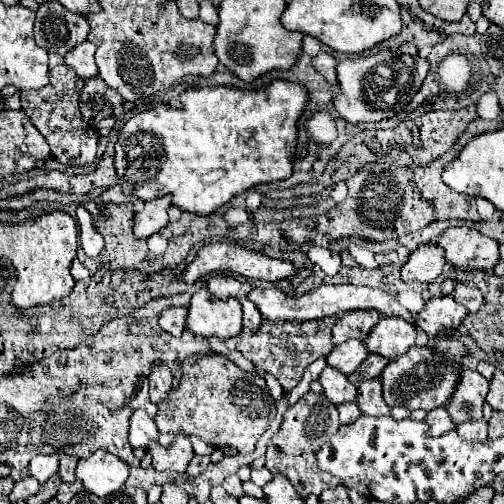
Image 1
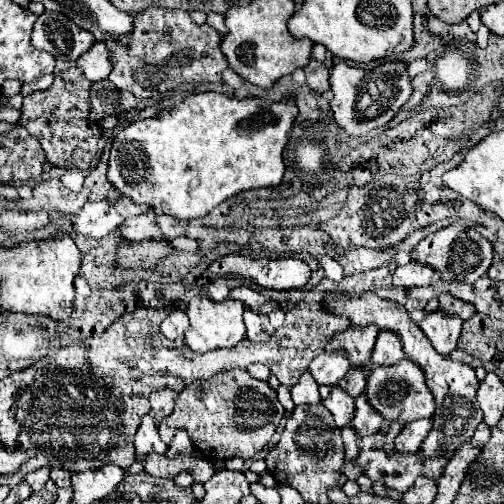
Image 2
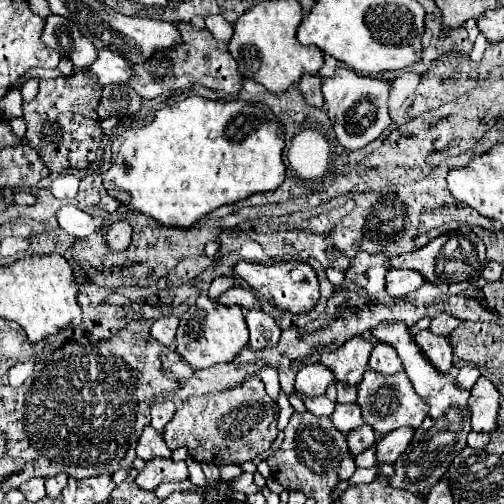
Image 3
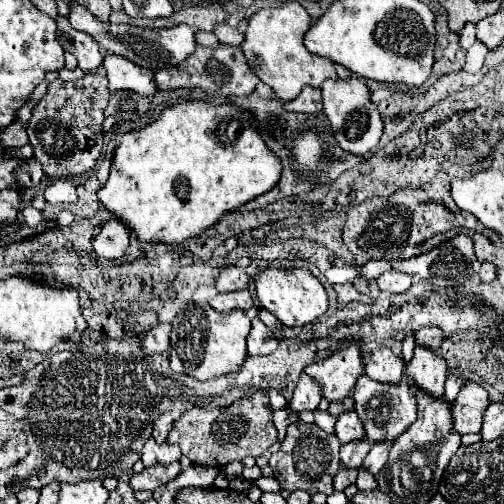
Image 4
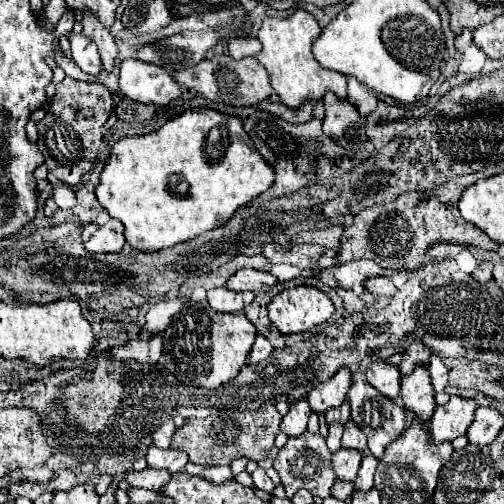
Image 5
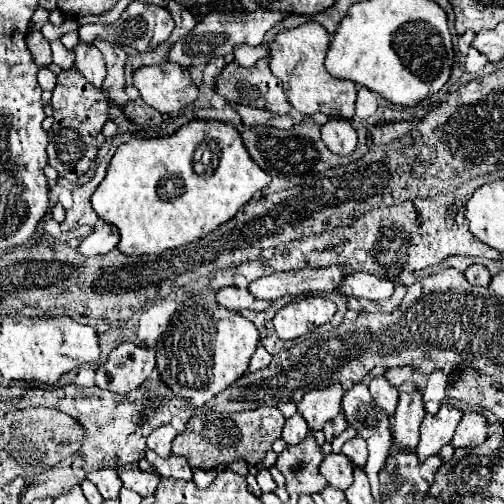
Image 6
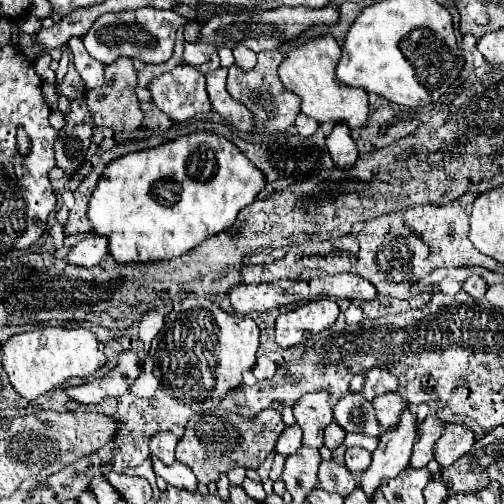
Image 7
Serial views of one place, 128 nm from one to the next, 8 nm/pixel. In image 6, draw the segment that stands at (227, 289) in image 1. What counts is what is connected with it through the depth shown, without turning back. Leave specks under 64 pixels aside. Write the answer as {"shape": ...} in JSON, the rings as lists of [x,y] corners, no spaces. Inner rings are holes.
{"shape":[[[346,266],[330,268],[302,268],[292,272],[274,272],[248,284],[248,290],[258,300],[276,300],[282,296],[298,296],[310,290],[334,292],[336,284],[344,280]]]}

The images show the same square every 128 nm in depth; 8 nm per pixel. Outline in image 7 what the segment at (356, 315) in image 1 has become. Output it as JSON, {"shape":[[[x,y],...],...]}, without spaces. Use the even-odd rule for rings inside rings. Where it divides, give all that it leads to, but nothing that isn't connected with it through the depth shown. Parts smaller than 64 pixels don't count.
{"shape":[[[320,390],[320,392],[304,394],[292,406],[294,416],[296,416],[296,422],[304,430],[304,438],[302,438],[302,444],[304,446],[320,448],[324,444],[322,442],[324,428],[334,420],[332,406],[330,406],[328,398],[330,398],[330,394],[326,390]]]}

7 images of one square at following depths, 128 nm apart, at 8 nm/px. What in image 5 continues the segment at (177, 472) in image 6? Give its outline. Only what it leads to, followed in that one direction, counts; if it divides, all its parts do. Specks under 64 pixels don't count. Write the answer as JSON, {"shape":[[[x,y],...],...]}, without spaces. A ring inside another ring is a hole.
{"shape":[[[154,444],[148,446],[148,452],[146,452],[146,462],[150,468],[164,468],[168,472],[182,472],[186,462],[188,462],[188,454],[186,452],[180,452],[180,450],[174,450],[174,448],[168,448],[168,450],[160,450],[156,448]]]}

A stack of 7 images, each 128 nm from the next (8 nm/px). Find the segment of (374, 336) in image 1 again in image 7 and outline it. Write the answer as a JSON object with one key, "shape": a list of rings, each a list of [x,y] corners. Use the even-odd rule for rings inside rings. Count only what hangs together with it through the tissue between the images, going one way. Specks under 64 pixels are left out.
{"shape":[[[384,392],[372,400],[372,406],[376,410],[380,426],[390,428],[390,426],[398,424],[398,418],[400,418],[406,402],[400,398],[398,392]]]}

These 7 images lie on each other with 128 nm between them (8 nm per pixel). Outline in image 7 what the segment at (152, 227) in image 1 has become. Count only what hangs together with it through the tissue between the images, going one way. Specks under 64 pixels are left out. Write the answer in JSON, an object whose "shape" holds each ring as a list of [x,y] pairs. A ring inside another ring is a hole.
{"shape":[[[90,236],[80,240],[70,254],[66,256],[66,260],[70,264],[78,264],[78,266],[96,266],[104,256],[108,254],[108,244],[104,240],[104,236]]]}

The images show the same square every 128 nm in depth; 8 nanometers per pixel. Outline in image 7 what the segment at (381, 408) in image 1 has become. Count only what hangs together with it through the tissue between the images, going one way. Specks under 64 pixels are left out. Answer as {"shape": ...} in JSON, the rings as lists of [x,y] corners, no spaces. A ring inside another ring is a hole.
{"shape":[[[324,460],[318,470],[318,486],[326,492],[348,496],[356,488],[356,480],[348,468],[344,468],[344,464],[338,464],[336,460]]]}

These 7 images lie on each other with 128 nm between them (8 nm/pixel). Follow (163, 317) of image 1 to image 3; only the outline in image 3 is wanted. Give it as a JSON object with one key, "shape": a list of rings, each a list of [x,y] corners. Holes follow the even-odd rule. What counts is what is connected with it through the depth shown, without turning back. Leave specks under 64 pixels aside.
{"shape":[[[164,316],[164,318],[158,318],[154,324],[152,324],[152,338],[156,338],[158,342],[170,346],[174,342],[174,336],[176,336],[176,328],[178,328],[178,316]]]}

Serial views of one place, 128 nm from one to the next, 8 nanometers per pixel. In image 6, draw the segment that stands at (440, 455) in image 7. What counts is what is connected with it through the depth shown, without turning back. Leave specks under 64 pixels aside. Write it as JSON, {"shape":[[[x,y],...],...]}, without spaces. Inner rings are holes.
{"shape":[[[466,412],[454,432],[452,446],[454,448],[472,448],[482,444],[488,438],[488,420],[480,412]]]}

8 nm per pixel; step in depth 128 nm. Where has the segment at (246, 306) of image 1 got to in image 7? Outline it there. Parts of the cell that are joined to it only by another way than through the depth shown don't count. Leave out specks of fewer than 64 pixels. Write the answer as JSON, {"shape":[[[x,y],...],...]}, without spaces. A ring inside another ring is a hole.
{"shape":[[[258,354],[252,372],[256,378],[272,378],[276,372],[276,364],[272,360],[268,360],[264,354]]]}

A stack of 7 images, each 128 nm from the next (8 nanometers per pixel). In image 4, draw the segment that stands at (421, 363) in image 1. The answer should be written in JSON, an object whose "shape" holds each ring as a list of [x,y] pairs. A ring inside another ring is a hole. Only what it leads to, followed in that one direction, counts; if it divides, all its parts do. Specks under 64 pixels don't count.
{"shape":[[[362,374],[354,388],[354,402],[354,410],[358,412],[366,430],[366,438],[372,444],[380,440],[396,440],[396,436],[406,432],[412,426],[412,420],[416,420],[416,398],[404,380],[402,384],[380,384]]]}

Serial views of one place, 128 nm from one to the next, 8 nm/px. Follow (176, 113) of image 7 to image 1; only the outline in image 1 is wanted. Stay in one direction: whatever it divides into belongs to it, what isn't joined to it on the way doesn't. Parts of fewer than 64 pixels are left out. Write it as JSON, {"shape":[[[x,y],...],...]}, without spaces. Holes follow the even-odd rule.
{"shape":[[[90,42],[78,44],[76,48],[72,48],[72,52],[68,52],[68,56],[64,56],[64,64],[74,68],[76,74],[84,80],[92,78],[98,74],[98,68],[94,64],[94,52],[96,52],[94,44]]]}

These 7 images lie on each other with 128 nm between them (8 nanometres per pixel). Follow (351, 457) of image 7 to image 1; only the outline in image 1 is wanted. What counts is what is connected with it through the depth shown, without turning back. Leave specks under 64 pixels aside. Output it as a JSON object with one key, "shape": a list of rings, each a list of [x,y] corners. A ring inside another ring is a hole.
{"shape":[[[324,368],[318,382],[324,388],[326,398],[332,404],[340,404],[340,402],[348,402],[356,398],[356,386],[348,380],[348,376],[344,376],[342,372],[336,372],[336,368]]]}

